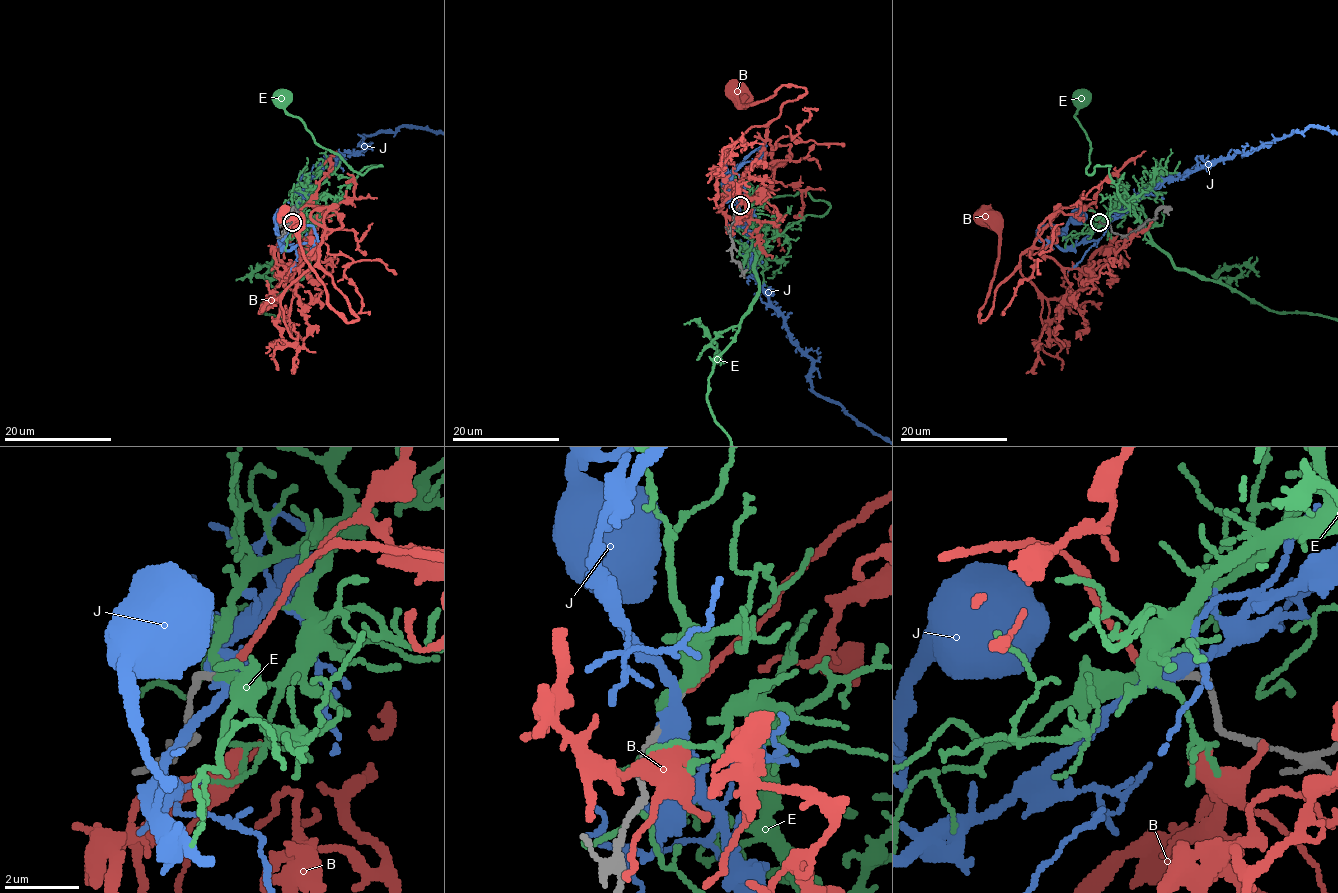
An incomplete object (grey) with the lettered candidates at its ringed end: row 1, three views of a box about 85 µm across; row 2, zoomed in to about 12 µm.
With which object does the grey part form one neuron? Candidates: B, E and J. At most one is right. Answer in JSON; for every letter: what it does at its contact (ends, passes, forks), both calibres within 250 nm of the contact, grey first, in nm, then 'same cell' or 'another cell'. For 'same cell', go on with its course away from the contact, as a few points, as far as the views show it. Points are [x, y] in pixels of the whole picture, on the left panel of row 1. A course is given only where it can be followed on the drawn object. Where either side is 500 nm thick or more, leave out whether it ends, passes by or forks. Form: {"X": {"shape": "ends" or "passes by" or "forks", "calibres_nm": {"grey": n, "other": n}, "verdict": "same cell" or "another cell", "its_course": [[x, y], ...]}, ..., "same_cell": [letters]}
{"B": {"shape": "ends", "calibres_nm": {"grey": 130, "other": 160}, "verdict": "same cell", "its_course": [[292, 223], [304, 205], [328, 209], [319, 264], [355, 321], [347, 322], [327, 301], [285, 216]]}, "E": {"shape": "passes by", "calibres_nm": {"grey": 150, "other": 280}, "verdict": "another cell"}, "J": {"shape": "forks", "calibres_nm": {"grey": 220, "other": 440}, "verdict": "another cell"}, "same_cell": ["B"]}

